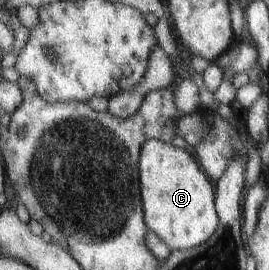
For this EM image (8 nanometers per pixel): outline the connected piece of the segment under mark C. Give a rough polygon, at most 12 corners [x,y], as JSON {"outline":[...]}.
{"outline":[[183,148],[141,149],[145,224],[171,252],[216,233],[216,183]]}

